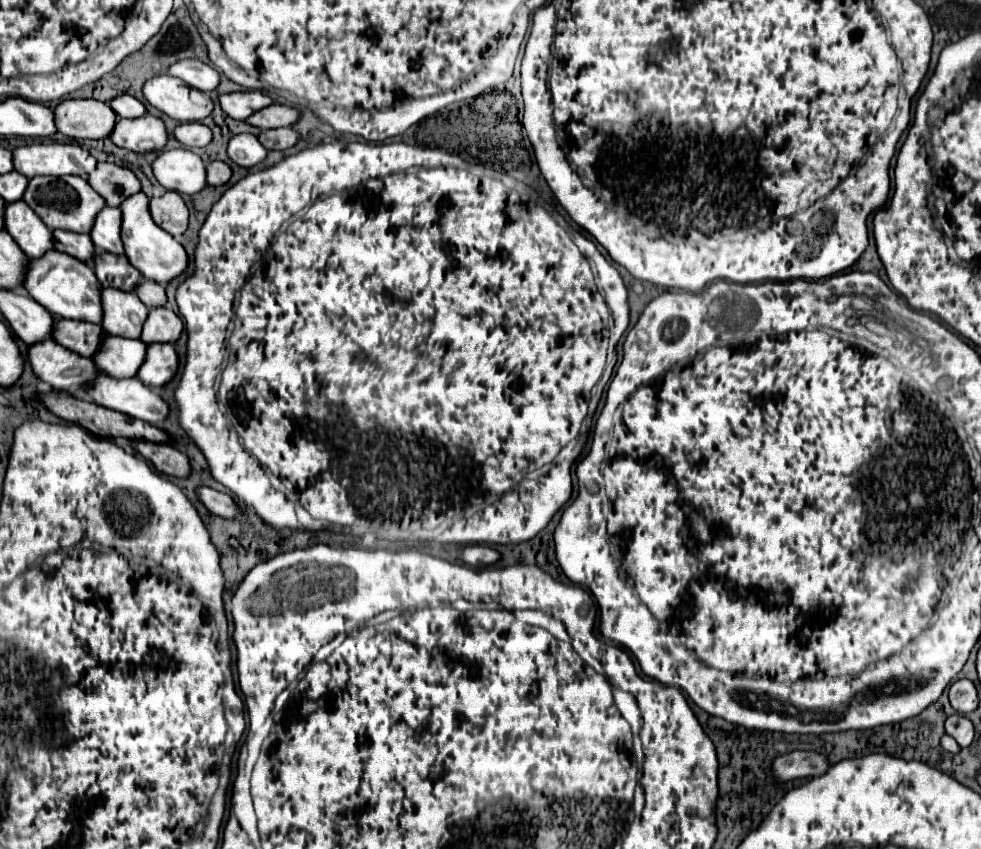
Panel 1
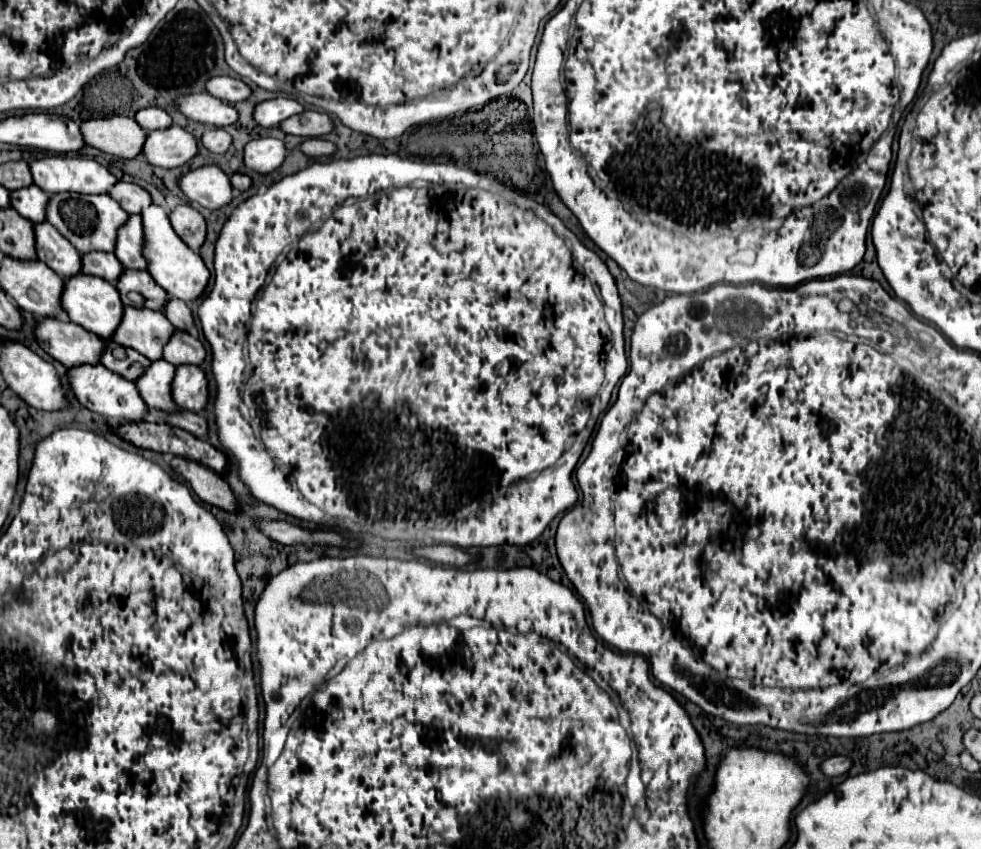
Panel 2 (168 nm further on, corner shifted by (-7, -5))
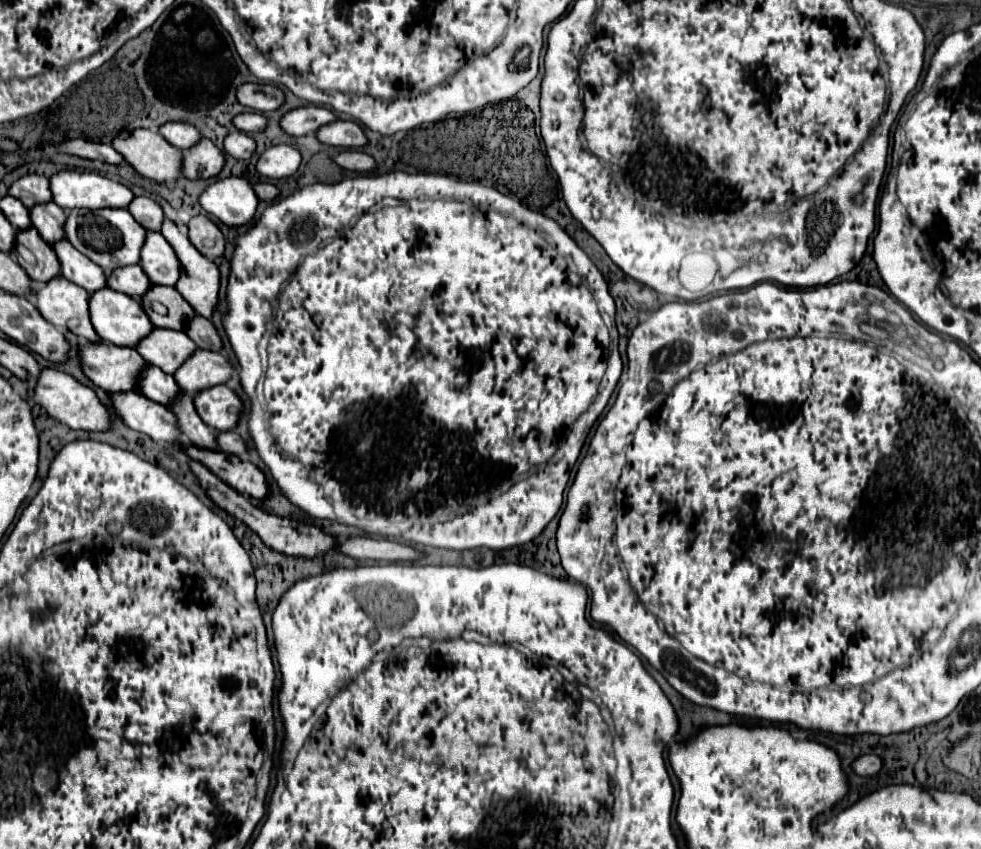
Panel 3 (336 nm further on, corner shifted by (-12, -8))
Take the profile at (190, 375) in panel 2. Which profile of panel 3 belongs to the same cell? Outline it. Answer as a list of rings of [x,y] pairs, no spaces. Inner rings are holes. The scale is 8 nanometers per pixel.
[[[215,386],[197,394],[195,408],[207,426],[227,432],[239,424],[243,402],[231,388]]]

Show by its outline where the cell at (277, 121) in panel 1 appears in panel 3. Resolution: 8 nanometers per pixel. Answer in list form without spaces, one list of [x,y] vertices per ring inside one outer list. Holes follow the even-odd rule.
[[[337,120],[333,124],[323,126],[317,132],[317,138],[323,144],[341,148],[363,148],[367,144],[363,130],[355,122],[345,122],[345,120]]]

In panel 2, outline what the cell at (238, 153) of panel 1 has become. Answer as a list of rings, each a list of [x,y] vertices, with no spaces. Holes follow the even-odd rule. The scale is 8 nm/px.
[[[254,139],[244,147],[244,165],[256,173],[272,173],[282,165],[286,147],[280,139]]]

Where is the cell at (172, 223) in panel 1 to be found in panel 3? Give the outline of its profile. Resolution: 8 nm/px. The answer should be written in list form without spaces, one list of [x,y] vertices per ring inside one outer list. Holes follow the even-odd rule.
[[[195,216],[189,220],[189,240],[209,260],[219,258],[225,252],[225,238],[207,216]]]

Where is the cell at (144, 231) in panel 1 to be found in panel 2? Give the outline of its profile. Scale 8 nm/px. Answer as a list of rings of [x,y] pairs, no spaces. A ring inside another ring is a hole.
[[[148,205],[142,215],[142,225],[144,225],[144,259],[148,261],[148,273],[152,279],[172,297],[178,297],[182,301],[192,301],[196,299],[204,287],[208,285],[210,271],[206,269],[202,257],[194,253],[172,229],[166,211],[160,205]]]

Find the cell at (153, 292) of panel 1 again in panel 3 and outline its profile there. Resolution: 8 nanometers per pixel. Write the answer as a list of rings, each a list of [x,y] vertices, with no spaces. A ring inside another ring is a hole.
[[[195,316],[187,326],[187,336],[201,348],[201,350],[213,350],[219,352],[223,348],[221,336],[217,334],[217,328],[203,316]]]

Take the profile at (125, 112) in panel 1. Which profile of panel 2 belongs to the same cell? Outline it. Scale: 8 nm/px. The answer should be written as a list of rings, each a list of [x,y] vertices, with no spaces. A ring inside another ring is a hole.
[[[140,109],[140,113],[136,113],[136,123],[144,129],[144,131],[154,131],[154,129],[166,129],[168,125],[172,125],[170,115],[164,109]]]

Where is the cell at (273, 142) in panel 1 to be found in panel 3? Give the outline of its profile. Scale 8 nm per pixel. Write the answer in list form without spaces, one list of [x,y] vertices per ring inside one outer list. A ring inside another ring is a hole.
[[[345,150],[345,152],[337,154],[333,160],[341,168],[353,170],[353,172],[373,172],[373,170],[377,170],[377,162],[361,150]]]

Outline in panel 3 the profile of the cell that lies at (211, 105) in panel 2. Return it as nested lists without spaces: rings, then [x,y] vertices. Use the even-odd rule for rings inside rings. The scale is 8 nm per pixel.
[[[251,112],[251,114],[239,114],[233,124],[247,134],[255,134],[255,132],[263,132],[267,128],[267,116],[259,114],[259,112]]]

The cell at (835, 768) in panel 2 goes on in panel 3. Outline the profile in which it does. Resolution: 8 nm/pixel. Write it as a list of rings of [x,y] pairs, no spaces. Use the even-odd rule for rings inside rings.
[[[867,754],[867,756],[861,756],[853,762],[853,770],[859,774],[859,776],[873,776],[881,770],[883,766],[883,760],[875,754]]]

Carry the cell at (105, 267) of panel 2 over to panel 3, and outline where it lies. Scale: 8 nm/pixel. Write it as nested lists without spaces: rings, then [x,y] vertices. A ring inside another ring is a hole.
[[[139,264],[129,266],[129,268],[119,268],[117,272],[113,272],[107,278],[107,282],[109,282],[111,290],[127,294],[131,298],[141,298],[145,294],[145,290],[149,290],[153,286]]]

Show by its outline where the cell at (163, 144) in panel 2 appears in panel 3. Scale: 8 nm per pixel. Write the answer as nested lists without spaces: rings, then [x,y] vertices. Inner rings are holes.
[[[207,138],[183,152],[183,174],[189,180],[207,180],[217,176],[225,166],[225,154]]]

